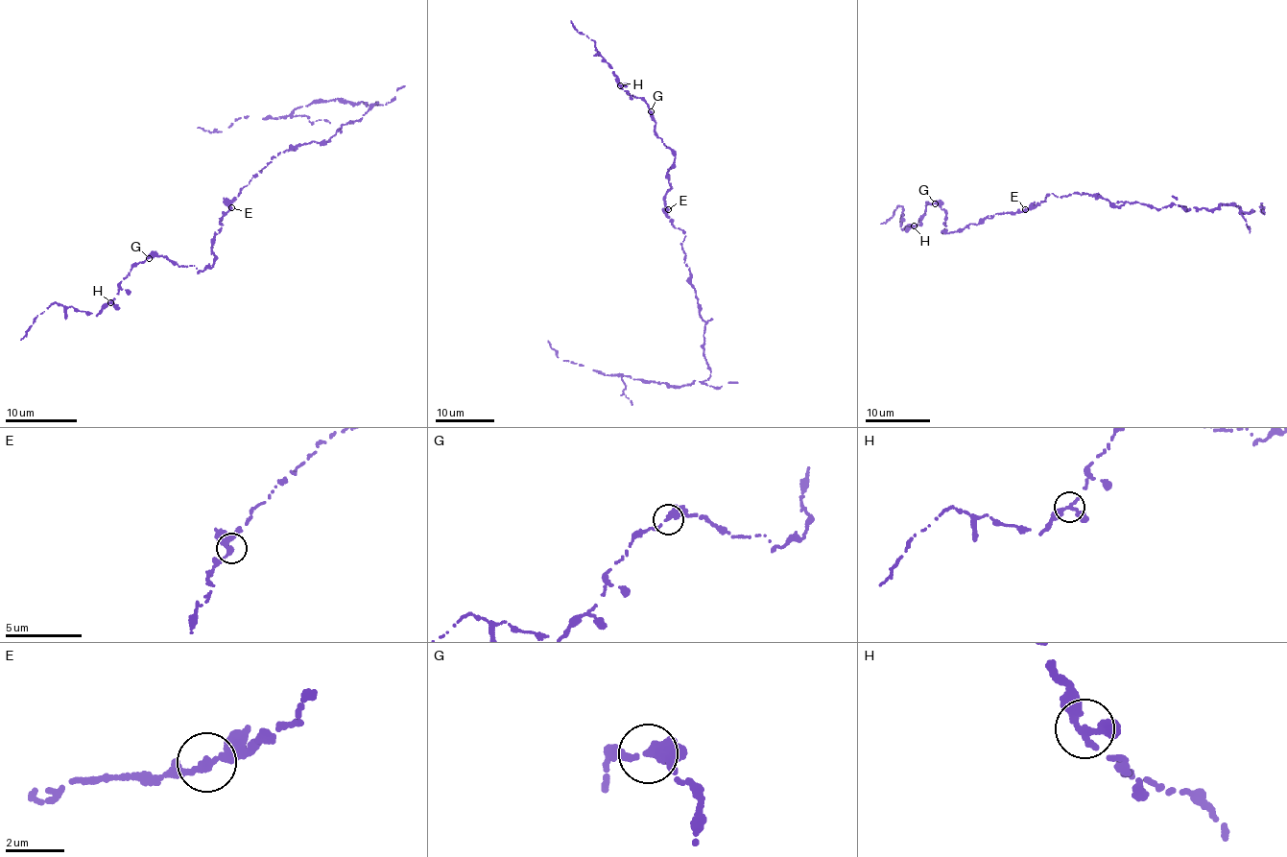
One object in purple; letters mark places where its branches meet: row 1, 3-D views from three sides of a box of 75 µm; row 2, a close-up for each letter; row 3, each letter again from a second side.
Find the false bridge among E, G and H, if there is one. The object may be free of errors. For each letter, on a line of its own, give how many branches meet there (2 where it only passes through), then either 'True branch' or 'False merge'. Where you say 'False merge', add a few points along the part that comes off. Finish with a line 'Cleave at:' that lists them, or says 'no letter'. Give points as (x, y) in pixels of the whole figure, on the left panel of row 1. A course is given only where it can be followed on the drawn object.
E: Branches: 2. True branch
G: Branches: 2. True branch
H: Branches: 2. True branch
Cleave at: no letter

